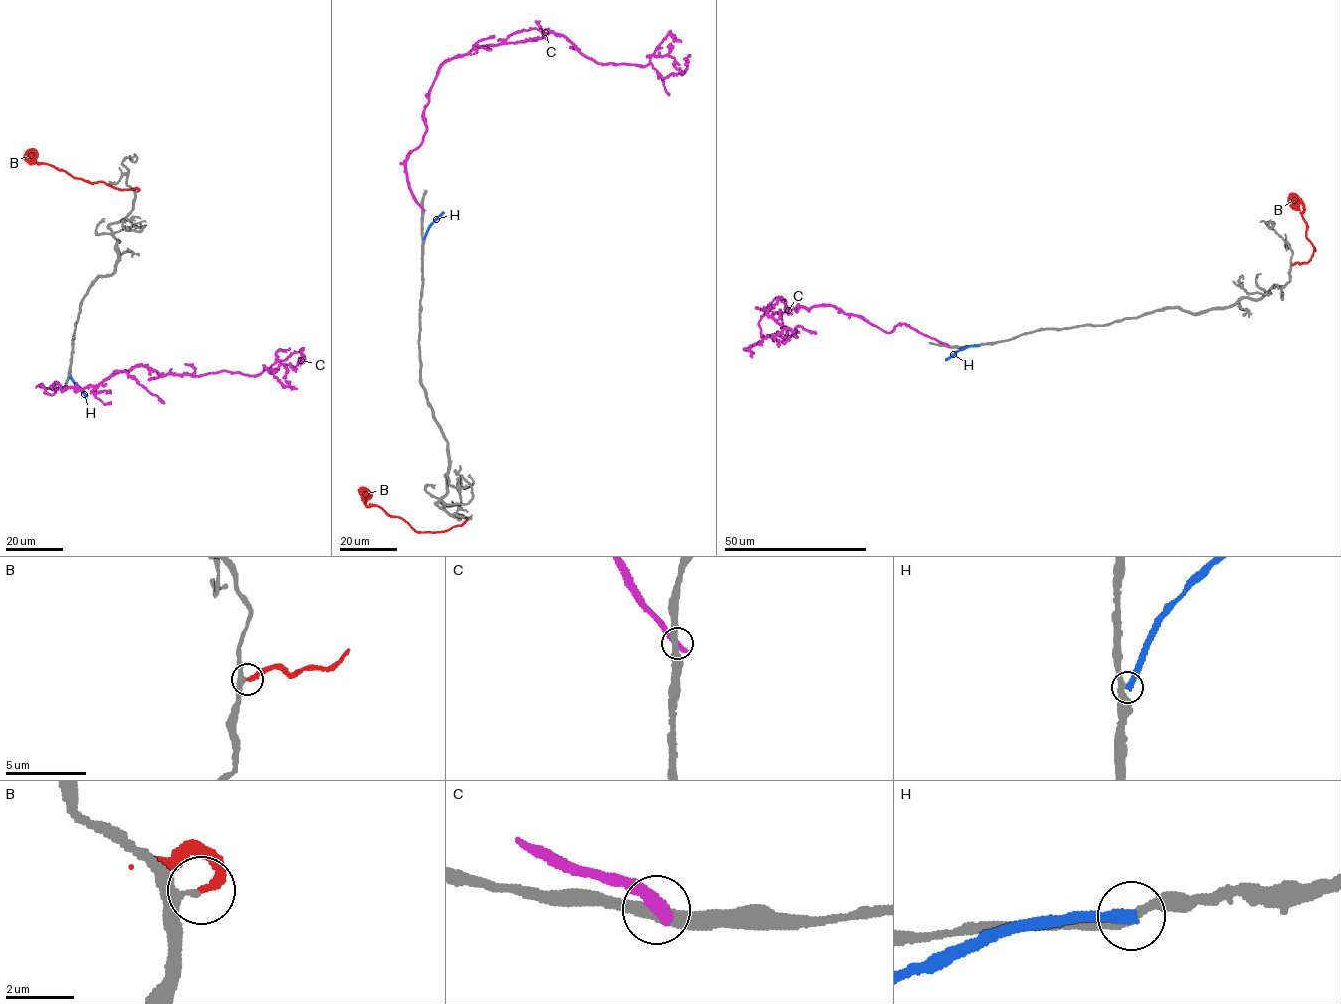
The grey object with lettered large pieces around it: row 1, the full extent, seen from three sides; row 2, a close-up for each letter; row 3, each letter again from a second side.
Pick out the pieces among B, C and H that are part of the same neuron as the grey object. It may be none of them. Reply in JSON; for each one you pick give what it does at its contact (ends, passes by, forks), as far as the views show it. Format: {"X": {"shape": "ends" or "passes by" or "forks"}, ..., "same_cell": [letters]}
{"B": {"shape": "ends"}, "same_cell": ["B"]}

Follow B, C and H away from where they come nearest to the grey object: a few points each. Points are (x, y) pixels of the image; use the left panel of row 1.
B: (137, 191), (136, 188), (118, 188), (102, 182), (89, 183), (51, 165), (37, 162), (29, 154)
C: (65, 388), (41, 385), (52, 395), (56, 382), (83, 389), (141, 365), (258, 375), (303, 348), (300, 365)
H: (69, 377), (87, 397)

